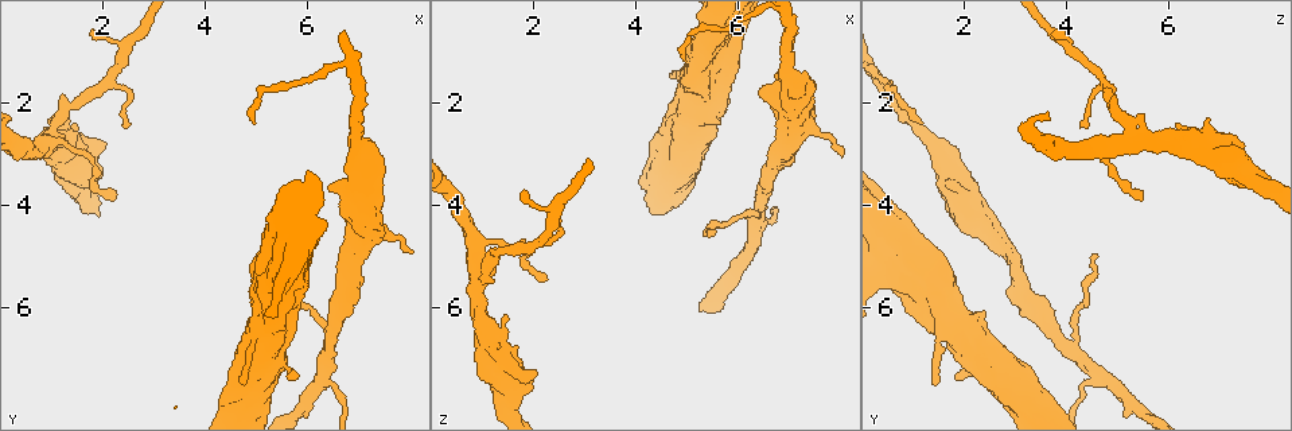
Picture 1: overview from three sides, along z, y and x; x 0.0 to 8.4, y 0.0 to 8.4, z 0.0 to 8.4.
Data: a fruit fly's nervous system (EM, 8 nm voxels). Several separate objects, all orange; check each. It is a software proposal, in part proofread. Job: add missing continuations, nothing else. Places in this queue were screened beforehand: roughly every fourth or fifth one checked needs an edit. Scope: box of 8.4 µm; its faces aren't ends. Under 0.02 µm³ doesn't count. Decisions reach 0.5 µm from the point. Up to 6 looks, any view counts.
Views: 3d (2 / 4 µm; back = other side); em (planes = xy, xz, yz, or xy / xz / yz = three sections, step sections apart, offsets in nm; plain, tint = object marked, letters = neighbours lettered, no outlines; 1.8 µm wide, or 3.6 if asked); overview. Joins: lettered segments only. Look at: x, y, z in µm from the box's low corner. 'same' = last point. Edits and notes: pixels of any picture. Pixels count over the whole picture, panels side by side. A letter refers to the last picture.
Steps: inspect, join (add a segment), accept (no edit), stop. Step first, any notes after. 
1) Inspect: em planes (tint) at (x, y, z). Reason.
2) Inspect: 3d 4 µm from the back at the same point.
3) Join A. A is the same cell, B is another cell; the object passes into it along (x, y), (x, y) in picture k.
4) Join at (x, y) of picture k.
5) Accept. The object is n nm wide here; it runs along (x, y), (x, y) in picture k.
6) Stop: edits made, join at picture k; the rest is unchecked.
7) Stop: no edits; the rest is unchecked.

Inspect: 3d 2 µm from the back at (6.60, 7.55, 4.30). Three arms meet.

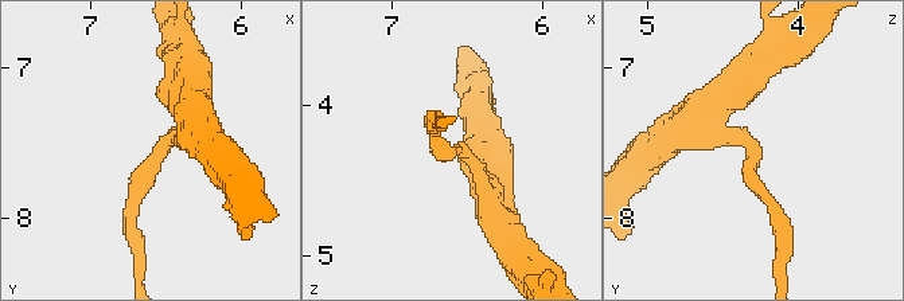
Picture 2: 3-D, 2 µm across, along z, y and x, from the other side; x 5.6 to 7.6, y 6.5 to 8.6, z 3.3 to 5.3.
Inspect: em xy step 4 (tint) at (6.54, 7.60, 4.30). 3 arms meet here.

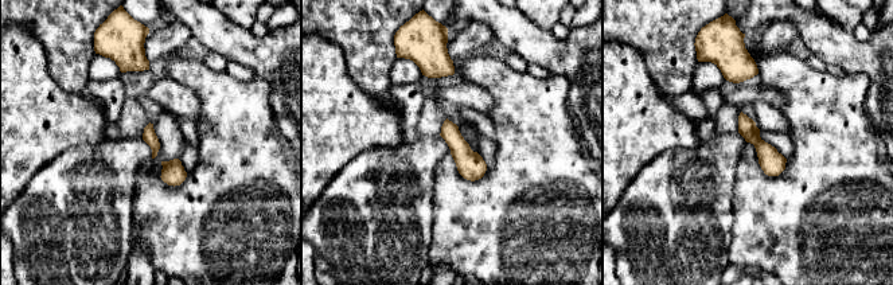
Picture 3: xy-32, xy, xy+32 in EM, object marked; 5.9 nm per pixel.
Inspect: em xy step 4 (letters) at the same point.

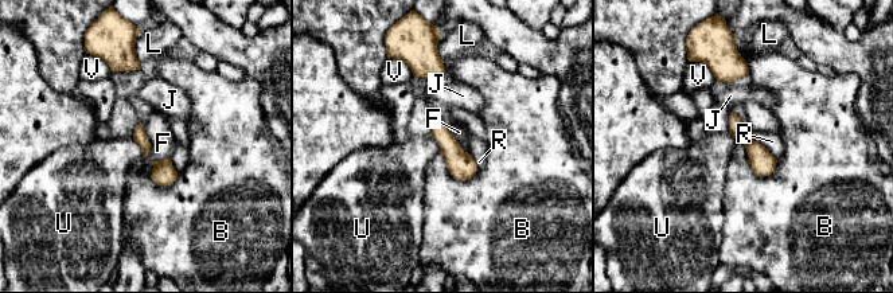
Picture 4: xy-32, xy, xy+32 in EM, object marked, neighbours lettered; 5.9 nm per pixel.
Accept. B, F, J, L, R, U and V are other cells; a border runs along (132, 139), (140, 147), (143, 157) in picture 4; no lettered segment goes on from it.

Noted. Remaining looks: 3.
Inspect: 3d 2 µm at (2.25, 3.85, 5.45). Tapers out.

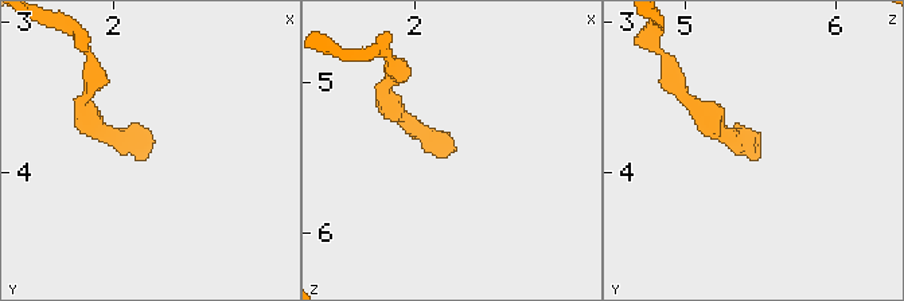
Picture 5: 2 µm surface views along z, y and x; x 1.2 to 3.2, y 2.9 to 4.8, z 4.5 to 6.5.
Inspect: em xz step 4 (tint) at (2.22, 3.82, 5.50).

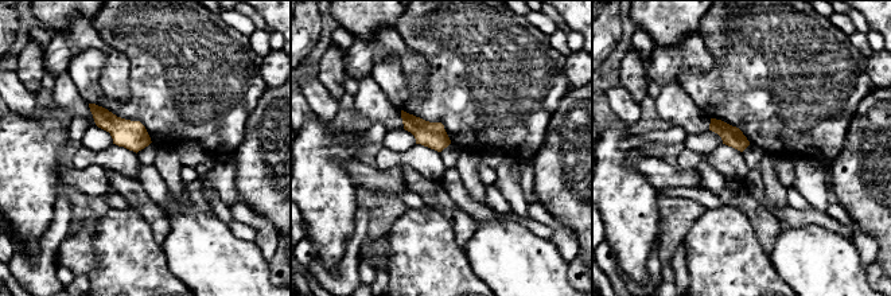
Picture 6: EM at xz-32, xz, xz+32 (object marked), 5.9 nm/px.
Inspect: em planes (letters) at the same point. Cut it another way.

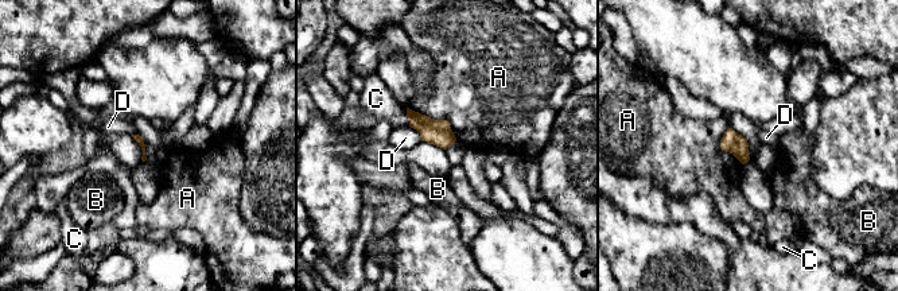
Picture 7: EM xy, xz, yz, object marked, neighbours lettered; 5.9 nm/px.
Accept. A, B, C and D are other cells; a border runs along (407, 107), (444, 119), (457, 139) in picture 7; none of them fits.

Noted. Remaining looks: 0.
Stop: no edits; the rest is unchecked.

